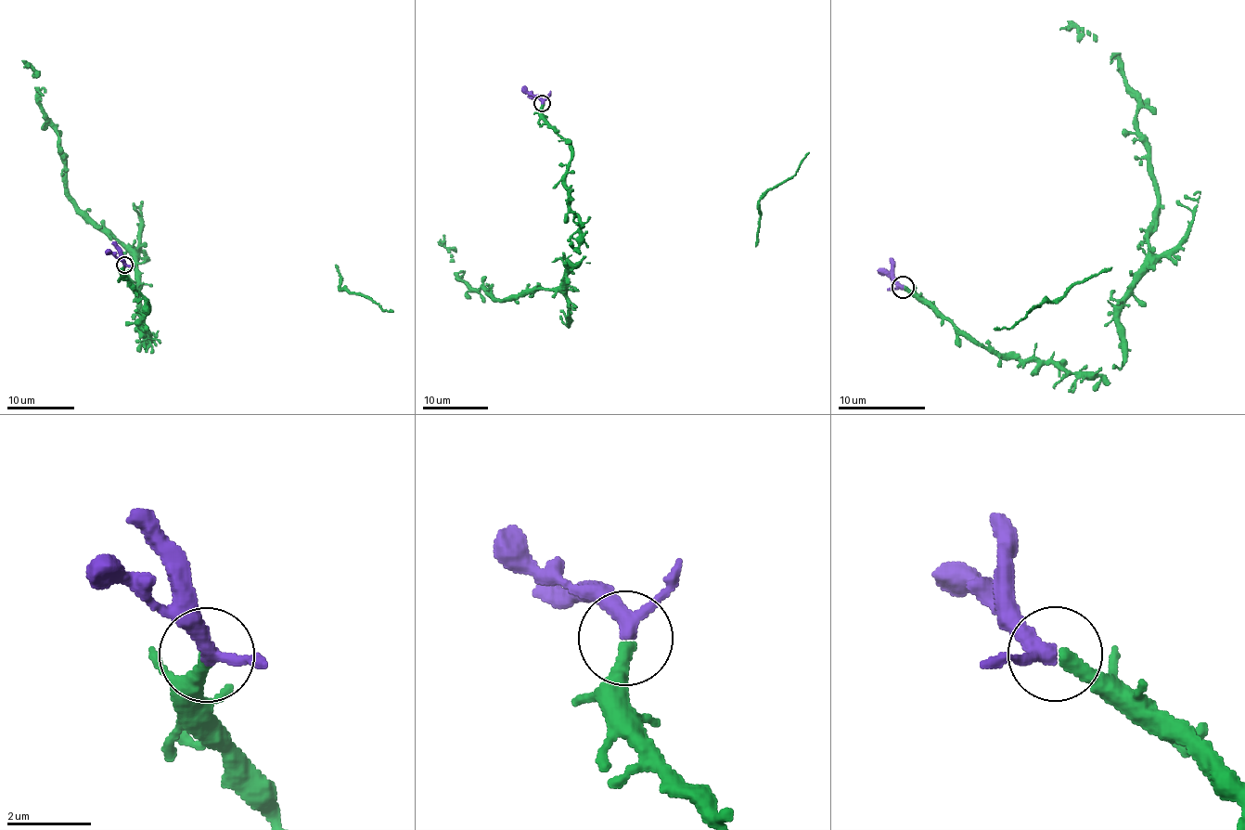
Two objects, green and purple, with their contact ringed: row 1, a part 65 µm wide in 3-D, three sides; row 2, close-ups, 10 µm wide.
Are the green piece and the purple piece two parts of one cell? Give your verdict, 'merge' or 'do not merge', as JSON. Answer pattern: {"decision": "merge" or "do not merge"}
{"decision": "merge"}

